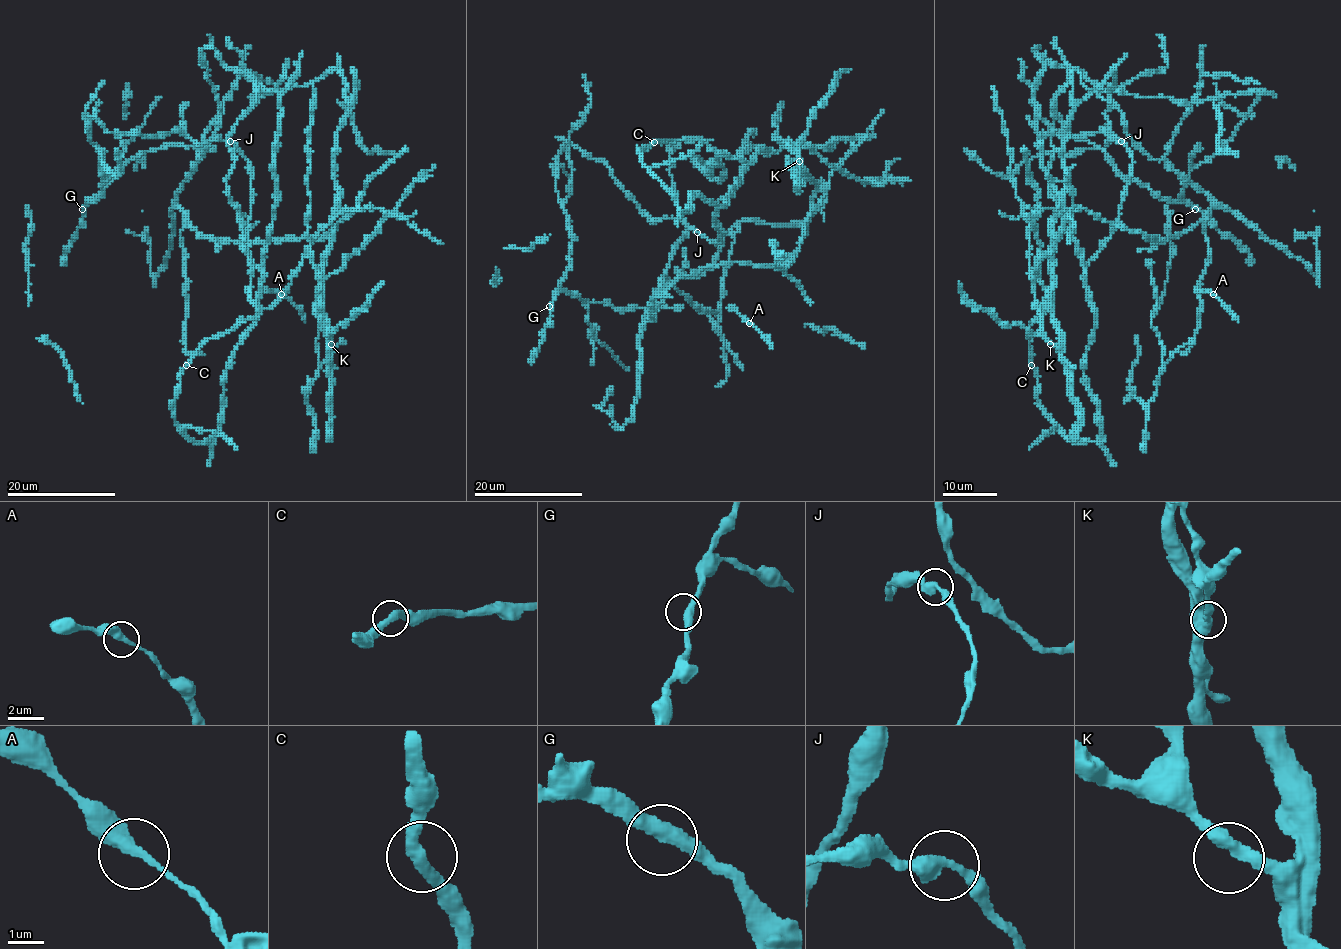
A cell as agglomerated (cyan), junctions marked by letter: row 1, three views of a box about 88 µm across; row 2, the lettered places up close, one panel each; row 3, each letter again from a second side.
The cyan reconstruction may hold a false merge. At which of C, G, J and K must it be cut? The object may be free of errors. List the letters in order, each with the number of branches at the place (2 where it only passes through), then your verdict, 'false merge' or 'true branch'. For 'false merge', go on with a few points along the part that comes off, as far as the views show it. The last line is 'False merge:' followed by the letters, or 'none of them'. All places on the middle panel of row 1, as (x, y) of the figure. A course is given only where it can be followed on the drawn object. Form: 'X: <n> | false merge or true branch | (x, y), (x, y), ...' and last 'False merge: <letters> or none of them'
C: 2 | true branch
G: 2 | true branch
J: 2 | true branch
K: 2 | true branch
False merge: none of them

